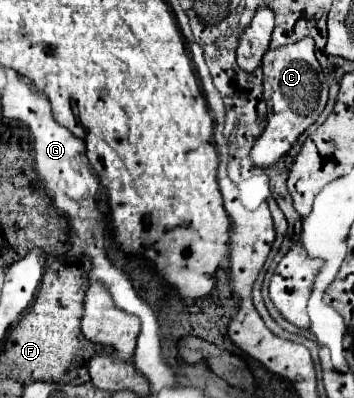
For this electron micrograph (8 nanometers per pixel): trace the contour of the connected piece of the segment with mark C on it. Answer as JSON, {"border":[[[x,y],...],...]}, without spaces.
{"border":[[[305,37],[297,43],[271,49],[263,57],[263,99],[267,103],[267,127],[251,149],[251,159],[259,167],[271,167],[279,157],[283,157],[299,135],[317,121],[319,113],[327,105],[327,83],[319,61],[315,59],[315,43]]]}

